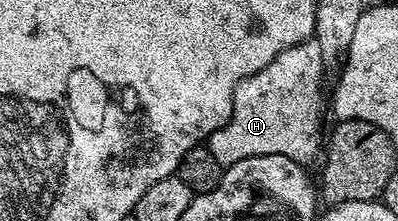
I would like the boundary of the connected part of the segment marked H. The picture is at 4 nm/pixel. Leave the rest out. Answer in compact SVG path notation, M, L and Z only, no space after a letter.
M311 37L303 41L300 45L292 45L288 49L284 49L275 59L268 61L268 65L264 65L264 69L252 73L252 77L244 77L240 80L234 90L232 117L216 133L212 133L208 140L212 157L216 157L216 161L220 161L220 165L223 169L236 165L248 157L256 157L257 155L283 155L303 165L310 165L310 162L312 162L314 158L317 160L320 155L320 148L324 143L324 131L322 135L322 70L324 70L324 64L322 62L322 54L320 53L320 45L317 39Z

